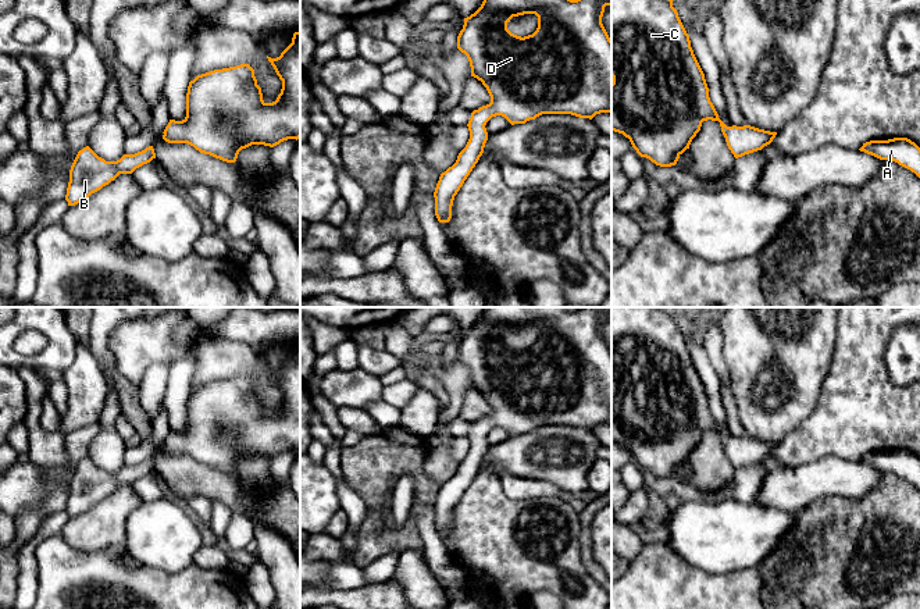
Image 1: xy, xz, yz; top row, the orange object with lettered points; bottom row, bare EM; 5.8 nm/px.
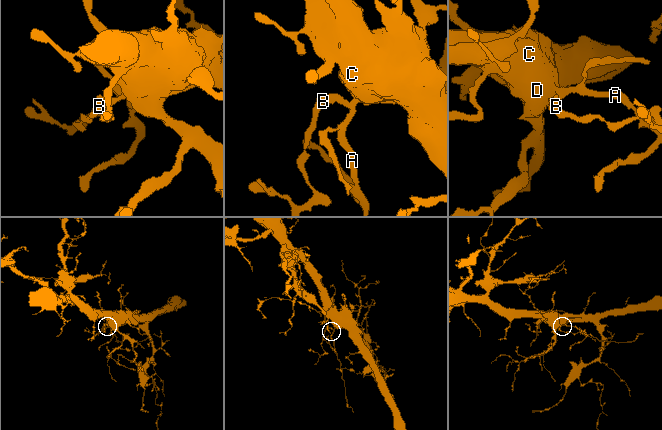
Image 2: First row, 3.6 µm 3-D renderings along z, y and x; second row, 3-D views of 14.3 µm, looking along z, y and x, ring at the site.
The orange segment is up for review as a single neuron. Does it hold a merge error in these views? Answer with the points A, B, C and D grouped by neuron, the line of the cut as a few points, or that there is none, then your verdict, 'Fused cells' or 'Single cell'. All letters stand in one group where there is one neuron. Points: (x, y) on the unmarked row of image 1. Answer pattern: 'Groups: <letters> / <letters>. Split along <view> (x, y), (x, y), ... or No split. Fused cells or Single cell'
Groups: A B C D. No split. Single cell

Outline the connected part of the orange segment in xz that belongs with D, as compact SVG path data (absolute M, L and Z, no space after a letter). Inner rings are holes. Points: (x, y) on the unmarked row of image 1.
M485 307L481 318L464 330L457 360L467 367L471 388L486 399L491 414L471 424L467 435L470 450L456 474L439 488L434 503L435 527L439 534L450 533L454 508L484 464L488 452L485 437L492 428L502 427L514 437L525 435L542 425L571 425L589 431L600 424L611 425L611 350L602 335L606 317L611 317L611 307L581 307L577 311L567 307ZM524 325L535 325L538 339L532 346L521 349L511 345L507 335L513 328Z

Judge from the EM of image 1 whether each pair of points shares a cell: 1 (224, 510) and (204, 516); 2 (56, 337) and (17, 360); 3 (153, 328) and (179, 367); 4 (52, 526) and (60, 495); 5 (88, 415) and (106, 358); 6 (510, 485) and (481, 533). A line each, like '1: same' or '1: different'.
1: different
2: same
3: different
4: different
5: different
6: different

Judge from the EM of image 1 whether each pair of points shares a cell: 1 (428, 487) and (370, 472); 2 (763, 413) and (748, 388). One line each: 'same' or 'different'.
1: same
2: same

